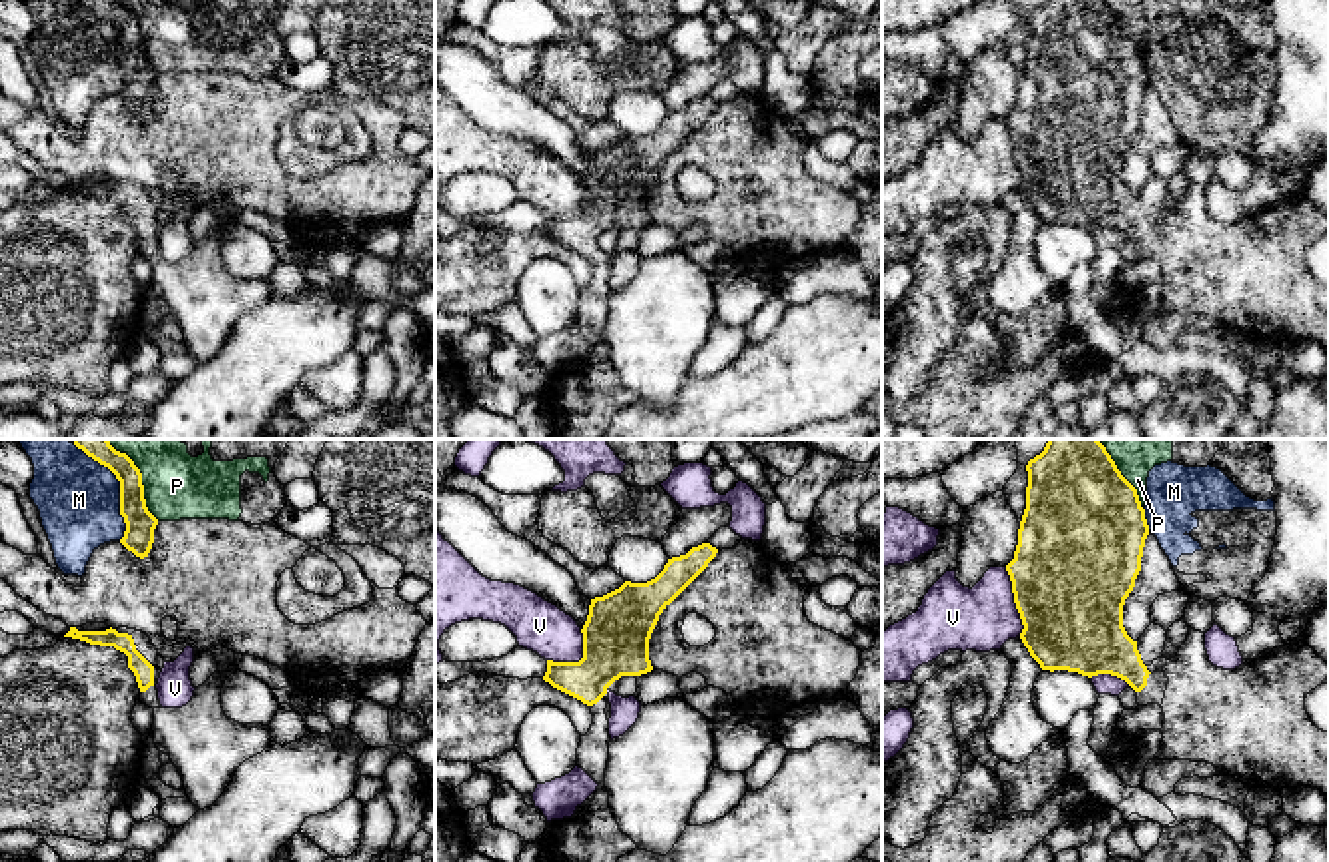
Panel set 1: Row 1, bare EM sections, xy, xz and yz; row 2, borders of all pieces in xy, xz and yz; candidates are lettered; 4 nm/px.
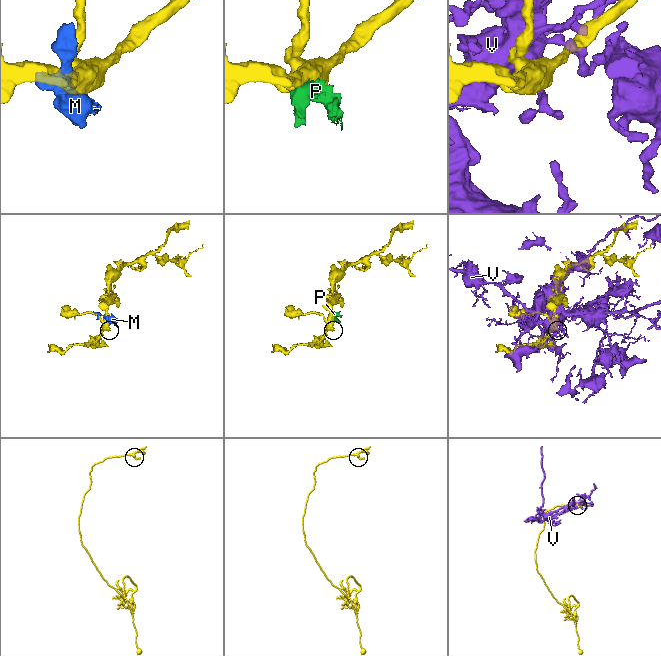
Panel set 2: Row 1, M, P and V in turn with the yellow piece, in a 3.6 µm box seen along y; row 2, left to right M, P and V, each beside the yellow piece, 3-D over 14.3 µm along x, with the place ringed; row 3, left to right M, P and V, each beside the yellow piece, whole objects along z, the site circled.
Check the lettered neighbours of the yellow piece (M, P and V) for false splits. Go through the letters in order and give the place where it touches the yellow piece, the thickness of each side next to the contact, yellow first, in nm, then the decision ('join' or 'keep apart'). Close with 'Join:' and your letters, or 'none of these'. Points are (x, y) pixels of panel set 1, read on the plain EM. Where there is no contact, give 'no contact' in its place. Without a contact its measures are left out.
M: meets yellow in xy at (120, 42); 120 nm thick on the yellow side, 340 nm on the other; keep apart
P: meets yellow in xy at (140, 34); 120 nm thick on the yellow side, 280 nm on the other; keep apart
V: meets yellow in yz at (1014, 154); 480 nm thick on the yellow side, 260 nm on the other; keep apart
Join: none of these

